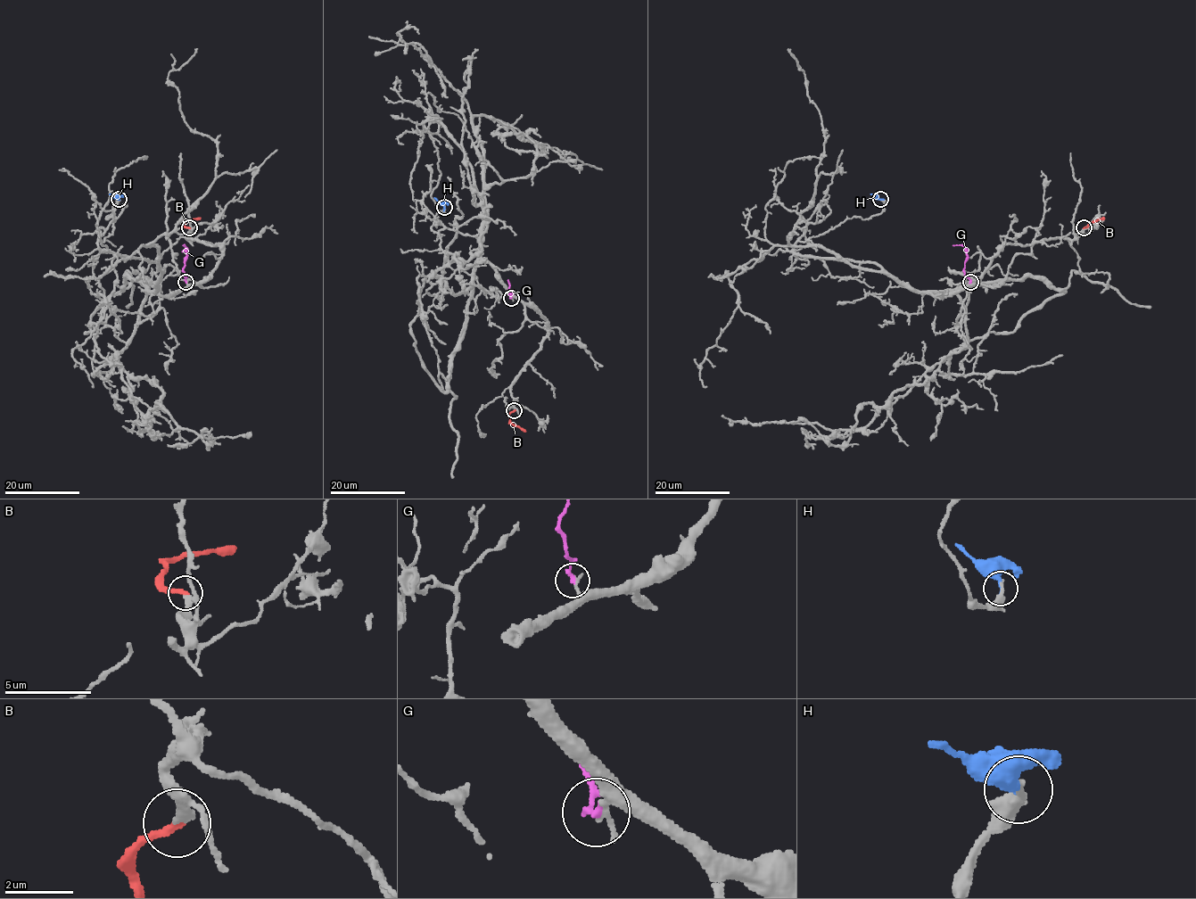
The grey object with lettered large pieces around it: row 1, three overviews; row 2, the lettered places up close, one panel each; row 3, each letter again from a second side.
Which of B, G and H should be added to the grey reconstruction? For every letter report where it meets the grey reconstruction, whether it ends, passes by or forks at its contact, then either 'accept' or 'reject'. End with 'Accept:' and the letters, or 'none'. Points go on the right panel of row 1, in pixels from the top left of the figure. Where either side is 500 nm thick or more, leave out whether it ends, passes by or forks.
B: meets grey at (1084, 227); it ends there; accept
G: meets grey at (970, 282); it ends there; reject
H: meets grey at (880, 199); it ends there; reject
Accept: B

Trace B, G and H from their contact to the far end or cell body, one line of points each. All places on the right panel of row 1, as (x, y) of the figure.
B: (1084, 227), (1104, 217)
G: (970, 282), (964, 270), (967, 250), (961, 245), (952, 245)
H: (880, 199), (870, 193)

